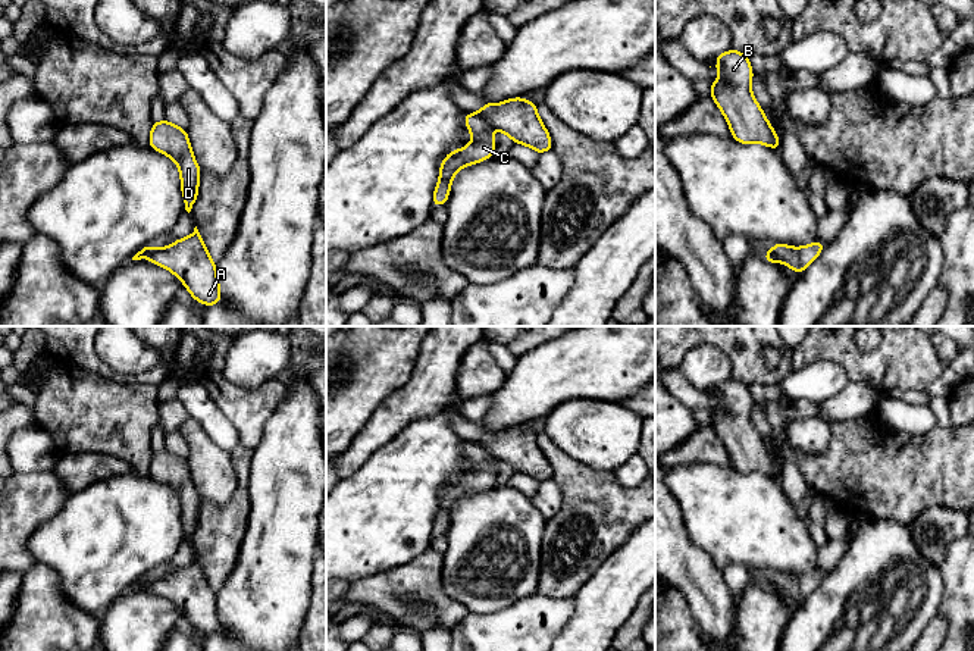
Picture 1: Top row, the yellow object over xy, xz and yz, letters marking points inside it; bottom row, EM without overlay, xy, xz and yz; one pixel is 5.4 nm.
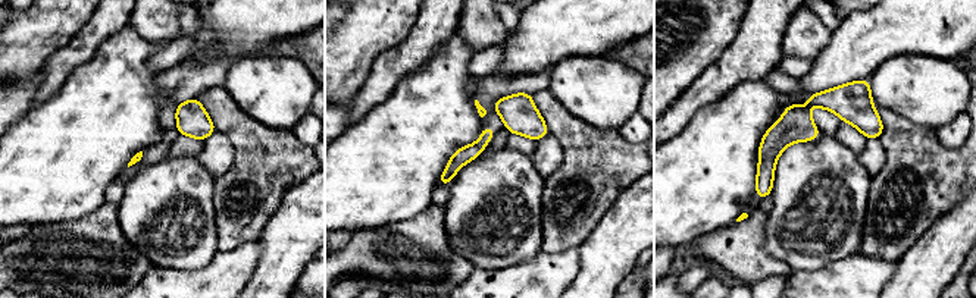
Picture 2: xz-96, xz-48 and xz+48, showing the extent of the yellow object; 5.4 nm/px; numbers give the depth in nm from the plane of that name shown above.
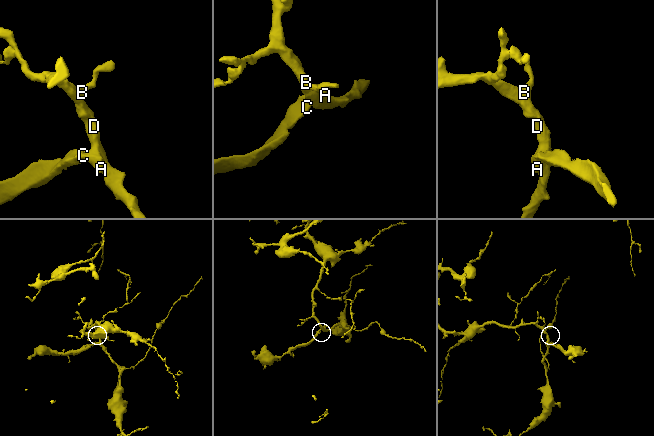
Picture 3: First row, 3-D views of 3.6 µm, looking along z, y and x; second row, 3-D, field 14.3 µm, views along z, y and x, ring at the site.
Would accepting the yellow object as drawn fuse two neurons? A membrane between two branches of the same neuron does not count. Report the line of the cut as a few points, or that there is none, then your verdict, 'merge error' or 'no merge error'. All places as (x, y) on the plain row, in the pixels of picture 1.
xz (478, 441), (492, 454) | merge error

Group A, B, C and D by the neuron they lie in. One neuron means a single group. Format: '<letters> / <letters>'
A B D / C

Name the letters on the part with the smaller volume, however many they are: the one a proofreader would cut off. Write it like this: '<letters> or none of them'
C

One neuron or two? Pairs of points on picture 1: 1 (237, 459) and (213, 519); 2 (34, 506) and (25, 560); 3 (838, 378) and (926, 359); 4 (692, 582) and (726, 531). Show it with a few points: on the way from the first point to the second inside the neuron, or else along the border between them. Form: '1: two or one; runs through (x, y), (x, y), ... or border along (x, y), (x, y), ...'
1: one; runs through (241, 475), (240, 498), (229, 509)
2: one; runs through (21, 519), (19, 547)
3: two; border along (816, 360), (836, 362), (851, 379)
4: two; border along (686, 531), (686, 537), (720, 572)

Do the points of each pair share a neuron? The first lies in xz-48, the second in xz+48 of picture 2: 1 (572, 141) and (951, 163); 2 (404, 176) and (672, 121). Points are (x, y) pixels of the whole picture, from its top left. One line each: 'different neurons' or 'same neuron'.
1: same neuron
2: different neurons

